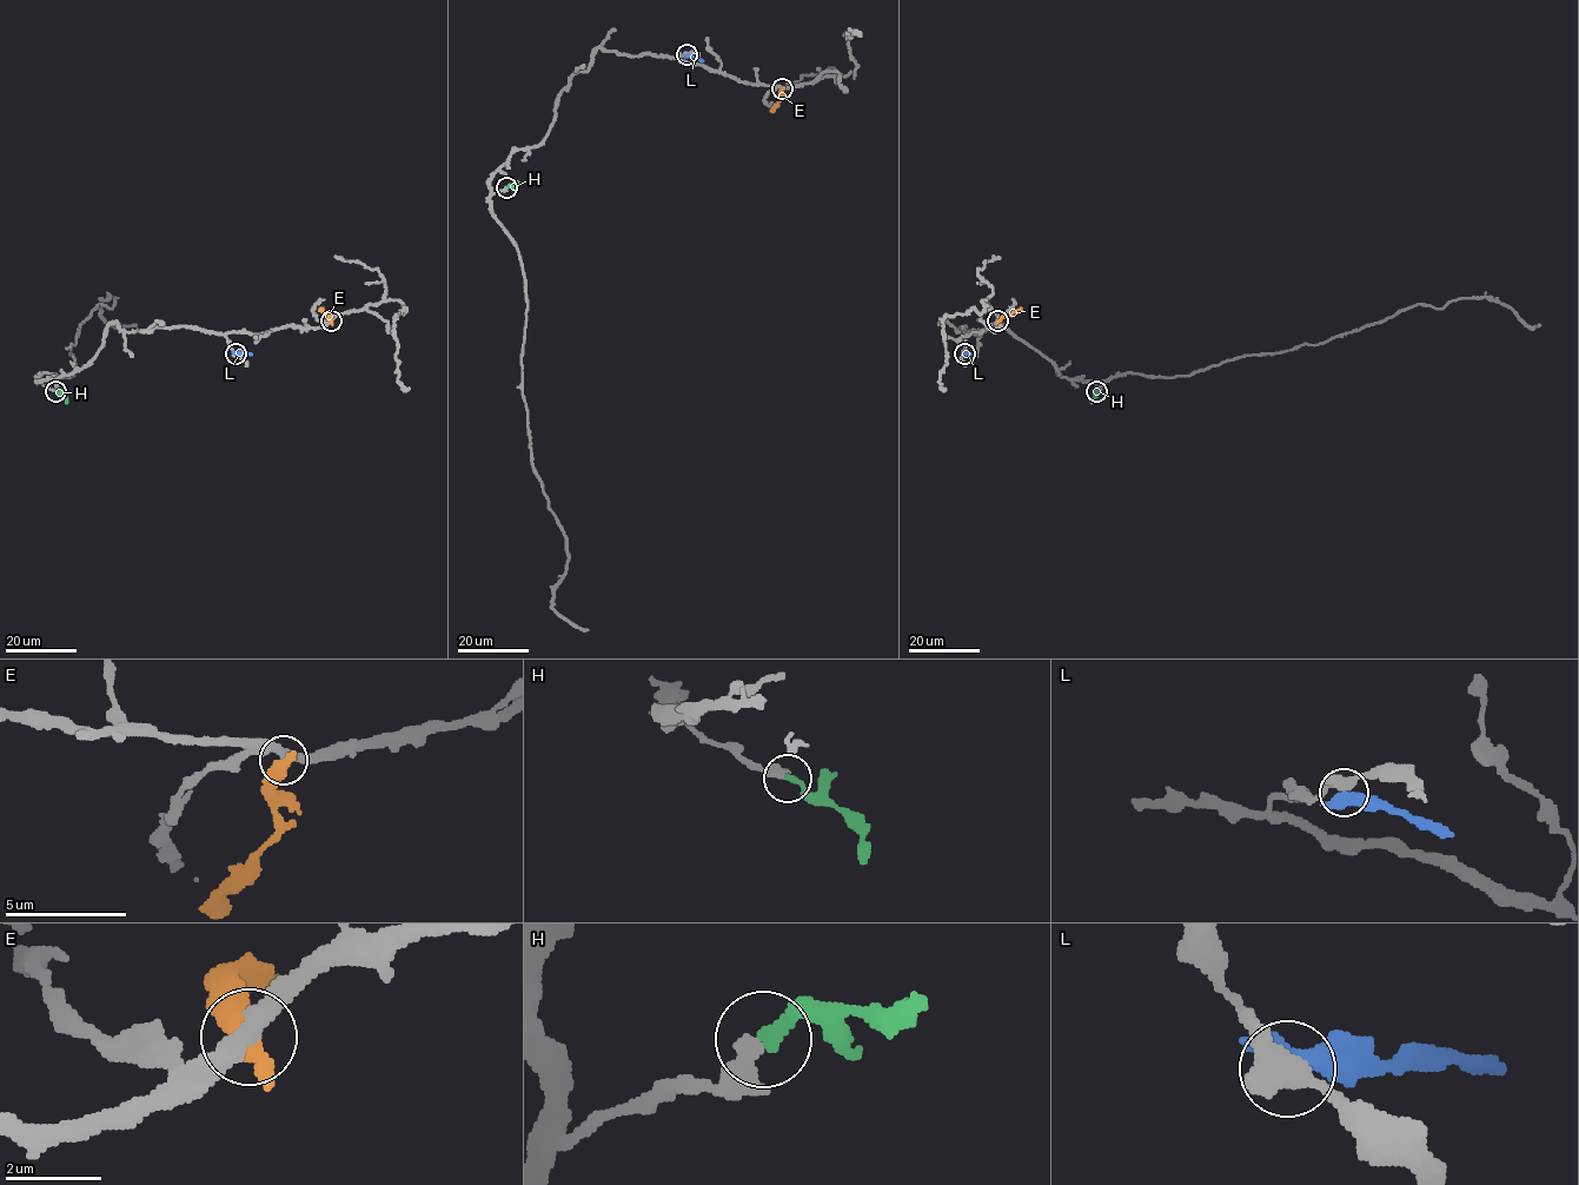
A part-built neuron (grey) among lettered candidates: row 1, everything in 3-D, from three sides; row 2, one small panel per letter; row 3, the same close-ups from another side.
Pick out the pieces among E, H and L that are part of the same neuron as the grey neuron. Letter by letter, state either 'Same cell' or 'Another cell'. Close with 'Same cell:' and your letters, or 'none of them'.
E: Another cell
H: Same cell
L: Another cell
Same cell: H

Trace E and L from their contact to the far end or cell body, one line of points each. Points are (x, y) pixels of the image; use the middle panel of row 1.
E: (782, 88), (781, 100), (771, 112)
L: (688, 54), (703, 60)

